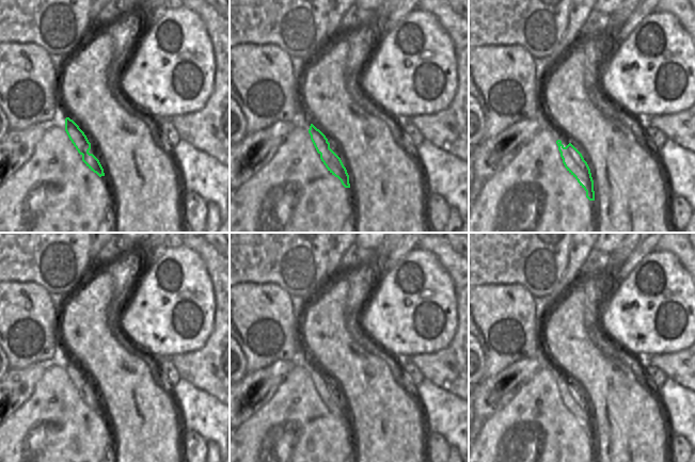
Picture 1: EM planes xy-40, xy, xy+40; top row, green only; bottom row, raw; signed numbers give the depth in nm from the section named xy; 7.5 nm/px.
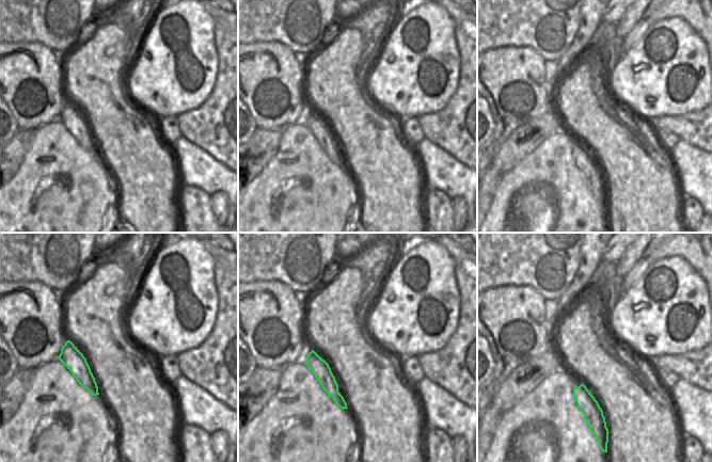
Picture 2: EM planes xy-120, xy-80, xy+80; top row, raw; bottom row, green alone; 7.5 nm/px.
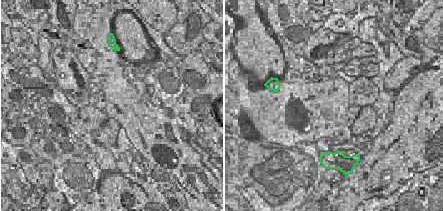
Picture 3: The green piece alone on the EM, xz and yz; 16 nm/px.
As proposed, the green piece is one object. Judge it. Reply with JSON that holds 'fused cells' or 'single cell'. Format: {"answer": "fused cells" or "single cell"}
{"answer": "single cell"}

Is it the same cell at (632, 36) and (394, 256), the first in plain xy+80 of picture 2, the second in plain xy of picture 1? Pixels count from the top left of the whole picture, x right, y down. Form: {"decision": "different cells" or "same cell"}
{"decision": "same cell"}

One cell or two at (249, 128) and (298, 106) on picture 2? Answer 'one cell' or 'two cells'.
two cells

